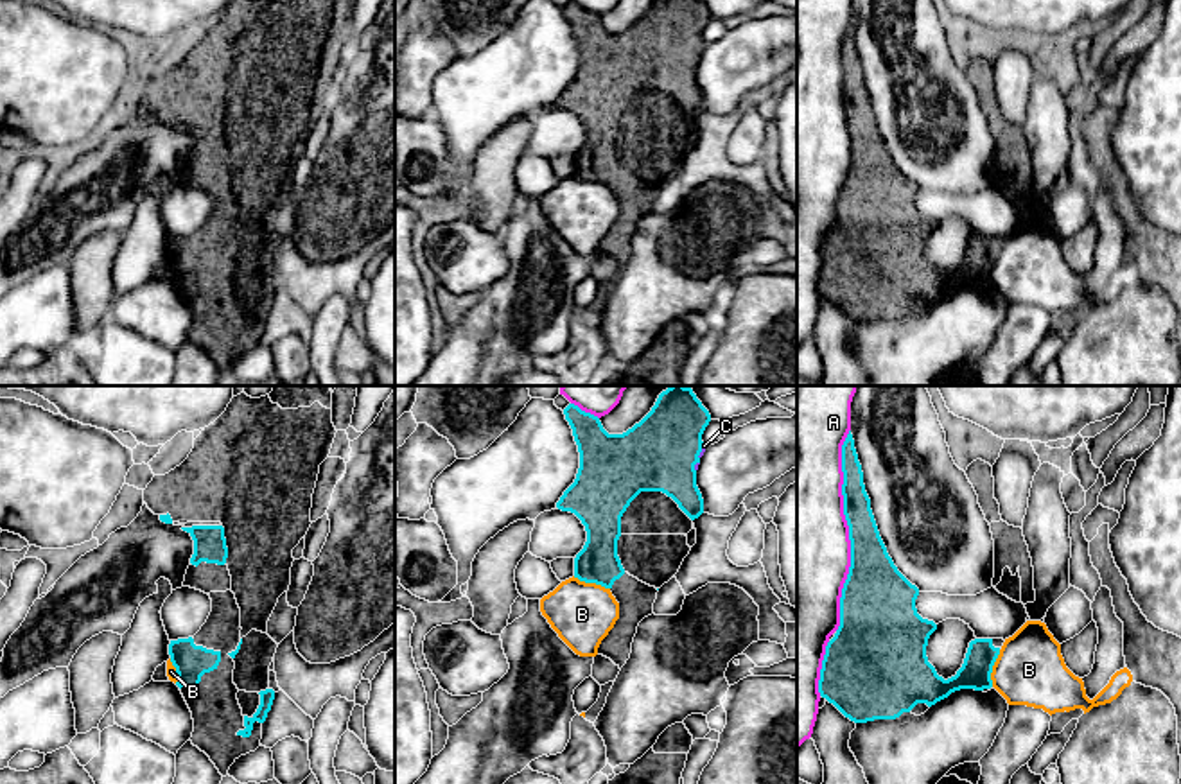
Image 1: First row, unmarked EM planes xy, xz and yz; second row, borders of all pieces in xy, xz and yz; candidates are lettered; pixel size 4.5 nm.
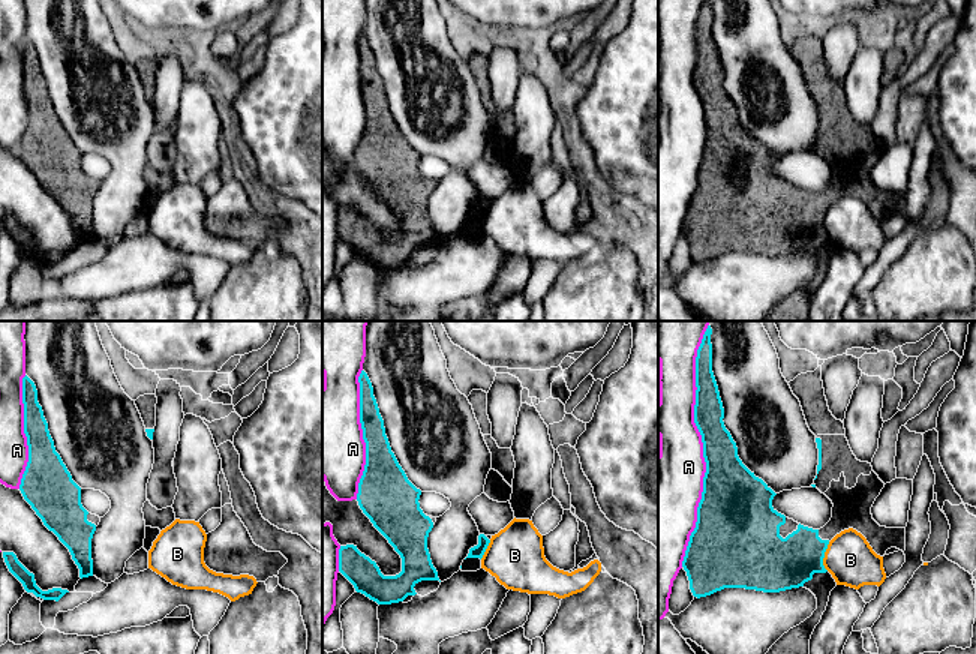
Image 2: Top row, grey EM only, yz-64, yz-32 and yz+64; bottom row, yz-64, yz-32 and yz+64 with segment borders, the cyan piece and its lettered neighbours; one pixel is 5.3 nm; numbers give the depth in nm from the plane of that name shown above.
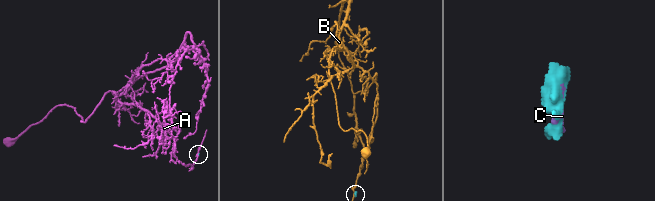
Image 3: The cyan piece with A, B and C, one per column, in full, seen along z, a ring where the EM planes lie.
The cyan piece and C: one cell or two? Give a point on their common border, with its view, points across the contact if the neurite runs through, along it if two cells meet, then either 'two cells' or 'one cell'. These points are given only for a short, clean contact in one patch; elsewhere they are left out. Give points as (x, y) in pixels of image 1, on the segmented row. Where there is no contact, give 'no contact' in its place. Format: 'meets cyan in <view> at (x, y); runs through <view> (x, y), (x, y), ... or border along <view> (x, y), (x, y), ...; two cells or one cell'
meets cyan in xz at (700, 451); one cell

